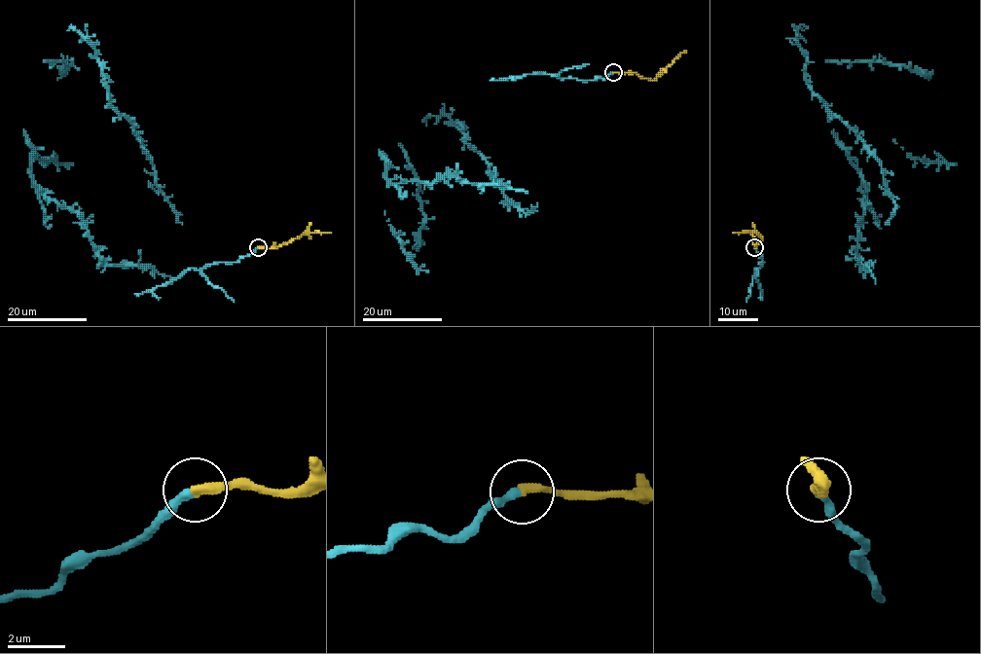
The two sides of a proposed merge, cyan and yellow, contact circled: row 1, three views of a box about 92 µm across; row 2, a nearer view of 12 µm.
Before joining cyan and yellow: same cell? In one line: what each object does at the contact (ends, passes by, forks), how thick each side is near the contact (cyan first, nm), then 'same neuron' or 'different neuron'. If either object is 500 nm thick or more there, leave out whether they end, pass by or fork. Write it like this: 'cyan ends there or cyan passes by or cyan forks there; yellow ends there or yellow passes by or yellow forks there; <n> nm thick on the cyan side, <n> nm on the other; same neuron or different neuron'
cyan ends there; yellow ends there; 280 nm thick on the cyan side, 360 nm on the other; same neuron

